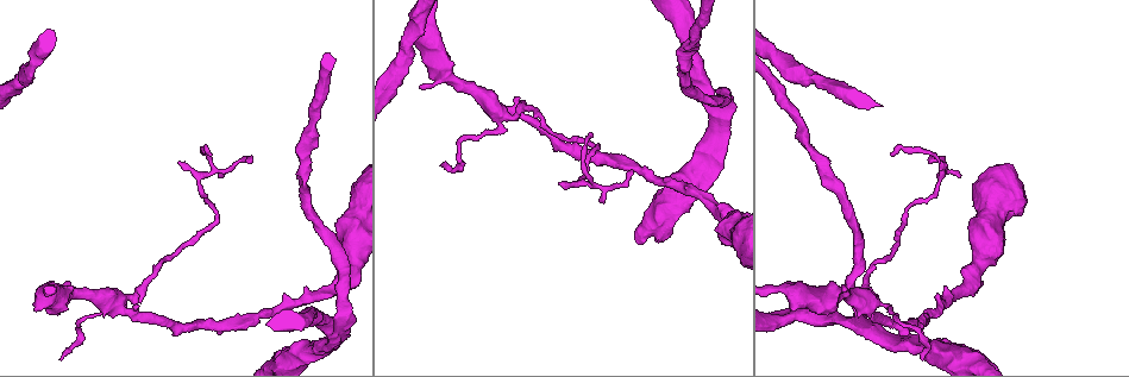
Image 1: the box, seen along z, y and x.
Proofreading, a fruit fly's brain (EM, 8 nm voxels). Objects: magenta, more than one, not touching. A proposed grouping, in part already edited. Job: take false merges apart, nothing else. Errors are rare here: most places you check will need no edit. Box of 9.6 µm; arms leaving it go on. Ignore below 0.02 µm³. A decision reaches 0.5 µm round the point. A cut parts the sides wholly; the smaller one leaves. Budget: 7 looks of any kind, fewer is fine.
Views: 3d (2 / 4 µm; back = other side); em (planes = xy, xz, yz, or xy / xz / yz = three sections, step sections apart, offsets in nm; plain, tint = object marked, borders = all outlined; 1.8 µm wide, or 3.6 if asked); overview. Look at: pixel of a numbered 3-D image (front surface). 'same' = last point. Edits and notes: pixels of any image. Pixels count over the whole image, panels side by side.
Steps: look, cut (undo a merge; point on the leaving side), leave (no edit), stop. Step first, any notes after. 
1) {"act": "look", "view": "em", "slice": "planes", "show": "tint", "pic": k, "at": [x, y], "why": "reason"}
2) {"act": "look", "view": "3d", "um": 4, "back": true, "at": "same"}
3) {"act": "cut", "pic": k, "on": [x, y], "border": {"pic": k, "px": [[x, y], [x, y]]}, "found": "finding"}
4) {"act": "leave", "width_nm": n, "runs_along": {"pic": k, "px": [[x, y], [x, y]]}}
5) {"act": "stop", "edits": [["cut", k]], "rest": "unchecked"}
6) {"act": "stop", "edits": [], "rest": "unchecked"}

{"act": "look", "view": "em", "slice": "planes", "show": "tint", "pic": 1, "at": [716, 117]}

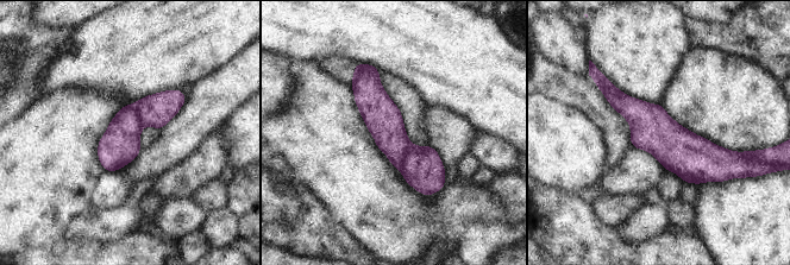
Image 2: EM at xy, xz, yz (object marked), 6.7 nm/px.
{"act": "leave", "runs_along": {"pic": 2, "px": [[357, 73], [389, 134], [440, 185]]}, "found": "one neuron here"}

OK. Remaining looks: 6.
{"act": "look", "view": "3d", "um": 2, "back": true, "pic": 1, "at": [499, 110], "why": "sharp bend"}

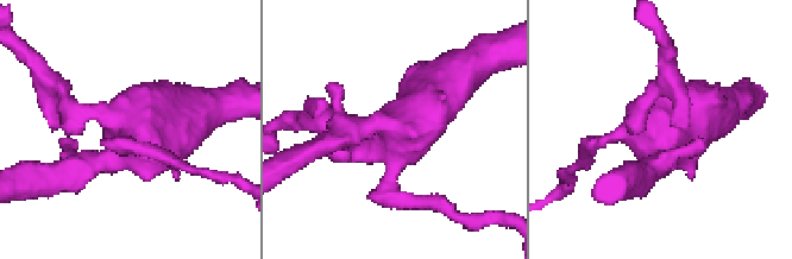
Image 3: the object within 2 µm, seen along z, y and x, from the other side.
{"act": "look", "view": "em", "slice": "xz", "step": 16, "show": "tint", "pic": 3, "at": [133, 134], "arms": 4, "why": "need the tissue"}

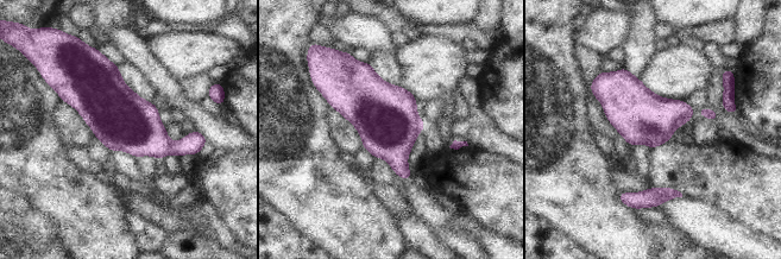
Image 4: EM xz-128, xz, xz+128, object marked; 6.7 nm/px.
{"act": "look", "view": "em", "slice": "planes", "show": "tint", "at": "same"}

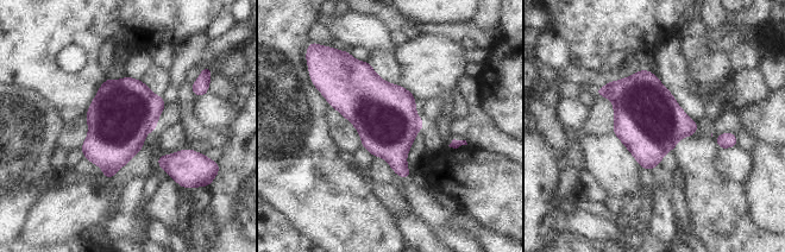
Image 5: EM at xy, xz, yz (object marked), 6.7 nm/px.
{"act": "leave", "width_nm": 420, "found": "one neuron here"}

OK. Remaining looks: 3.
{"act": "look", "view": "em", "slice": "planes", "show": "plain", "pic": 1, "at": [579, 178], "why": "sharp bend"}

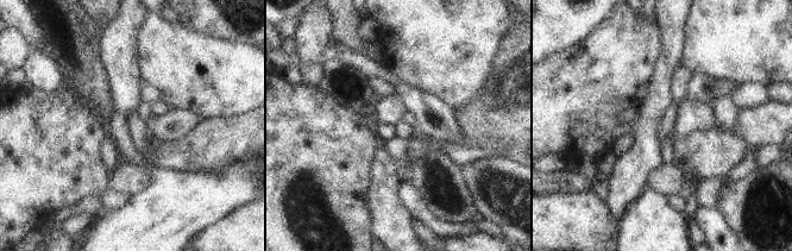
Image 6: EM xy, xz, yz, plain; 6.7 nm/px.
{"act": "look", "view": "em", "slice": "planes", "show": "tint", "at": "same"}

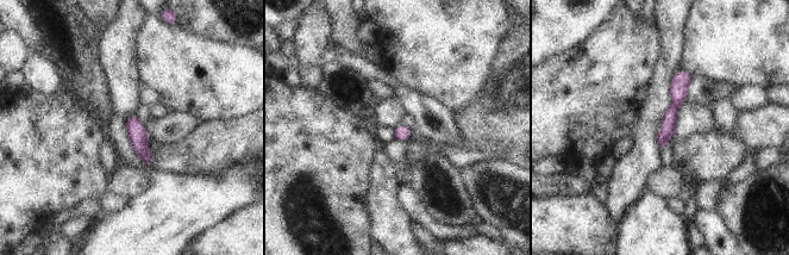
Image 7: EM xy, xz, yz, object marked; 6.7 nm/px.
{"act": "leave", "runs_along": {"pic": 7, "px": [[682, 73], [677, 101], [662, 142]]}, "found": "all the same neuron"}

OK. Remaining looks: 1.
{"act": "stop", "edits": [], "rest": "unchecked"}

